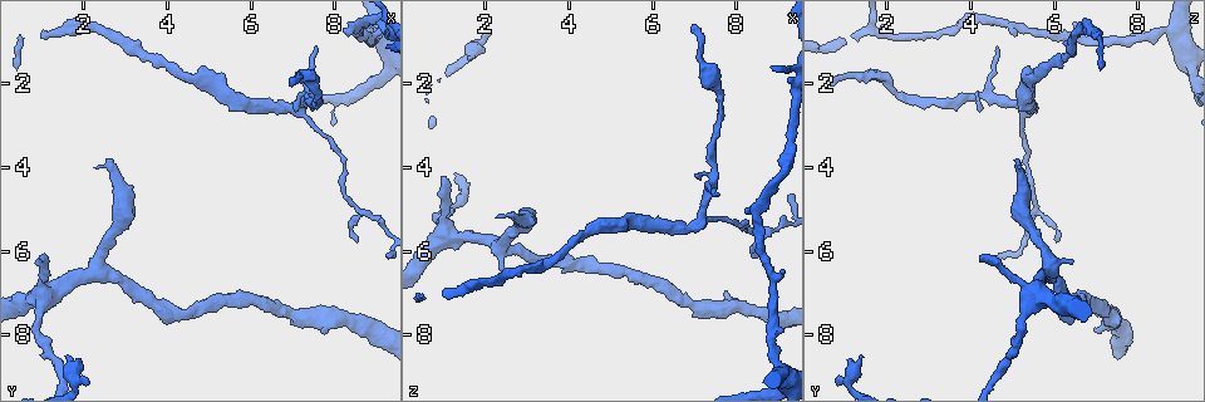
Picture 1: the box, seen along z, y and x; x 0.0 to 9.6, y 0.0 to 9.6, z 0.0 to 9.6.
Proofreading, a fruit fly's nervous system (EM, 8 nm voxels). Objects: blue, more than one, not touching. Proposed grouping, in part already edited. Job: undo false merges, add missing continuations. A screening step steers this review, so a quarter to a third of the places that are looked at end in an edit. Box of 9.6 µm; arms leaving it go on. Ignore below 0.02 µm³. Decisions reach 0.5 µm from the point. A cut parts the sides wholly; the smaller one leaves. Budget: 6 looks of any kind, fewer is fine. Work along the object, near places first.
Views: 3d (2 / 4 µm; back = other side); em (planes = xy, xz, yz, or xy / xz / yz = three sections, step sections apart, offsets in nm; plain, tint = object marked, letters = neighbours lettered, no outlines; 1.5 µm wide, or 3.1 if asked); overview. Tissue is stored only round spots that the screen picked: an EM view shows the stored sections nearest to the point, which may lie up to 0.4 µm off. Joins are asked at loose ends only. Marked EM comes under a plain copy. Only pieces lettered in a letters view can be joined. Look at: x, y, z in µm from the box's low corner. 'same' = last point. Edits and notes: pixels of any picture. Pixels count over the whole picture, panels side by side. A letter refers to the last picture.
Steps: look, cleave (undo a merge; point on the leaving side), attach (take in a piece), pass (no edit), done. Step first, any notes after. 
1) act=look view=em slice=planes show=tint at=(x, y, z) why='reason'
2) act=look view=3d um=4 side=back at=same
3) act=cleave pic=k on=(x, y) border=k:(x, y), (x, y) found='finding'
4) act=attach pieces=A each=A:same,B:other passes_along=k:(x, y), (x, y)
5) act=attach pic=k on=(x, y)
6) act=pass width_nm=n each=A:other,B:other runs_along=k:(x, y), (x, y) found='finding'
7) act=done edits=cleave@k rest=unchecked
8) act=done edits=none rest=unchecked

act=look view=em slice=planes show=letters at=(1.05, 0.90, 6.90) why='branch stops here'

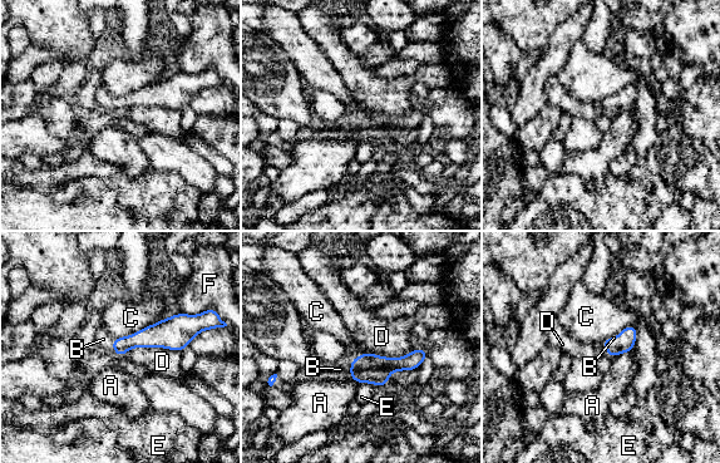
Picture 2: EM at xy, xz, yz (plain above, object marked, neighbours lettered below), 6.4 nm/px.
act=attach pieces=B each=A:other,B:same,C:other,D:other,E:other,F:other found='it goes on there'

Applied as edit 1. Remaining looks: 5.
act=look view=overview why='see it whole again'

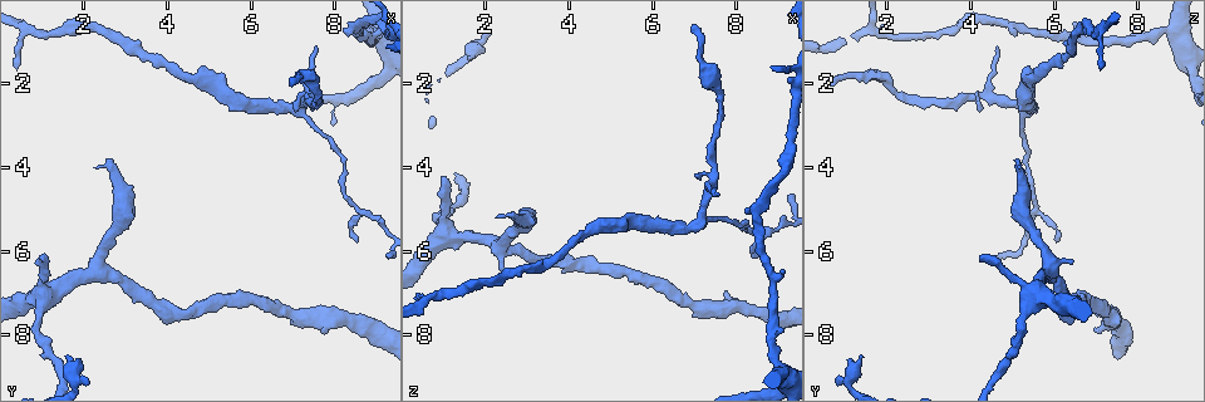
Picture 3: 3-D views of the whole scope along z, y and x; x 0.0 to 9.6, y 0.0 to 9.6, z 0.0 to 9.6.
act=look view=em slice=planes show=letters at=(7.15, 2.55, 5.35) why='calibre changes'

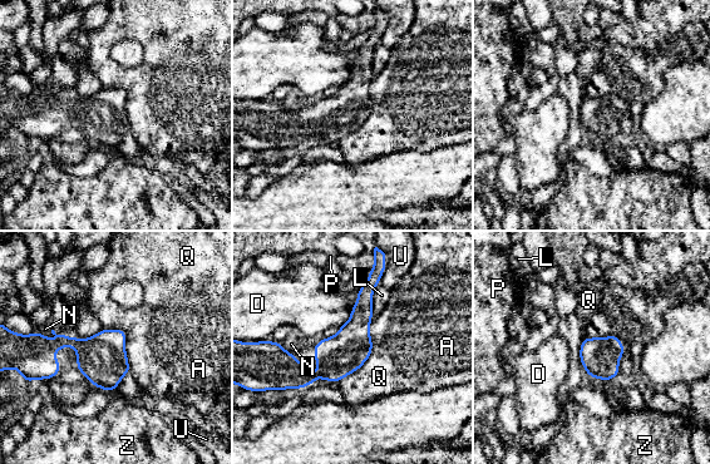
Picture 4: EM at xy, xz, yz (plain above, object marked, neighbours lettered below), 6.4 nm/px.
act=pass each=A:other,D:other,L:other,N:other,P:other,Q:other,U:other,Z:other border=4:(102, 327), (124, 332), (131, 371) found='all the same neuron'

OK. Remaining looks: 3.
act=look view=em slice=planes show=letters at=(1.05, 6.10, 4.20) why='branch stops here'

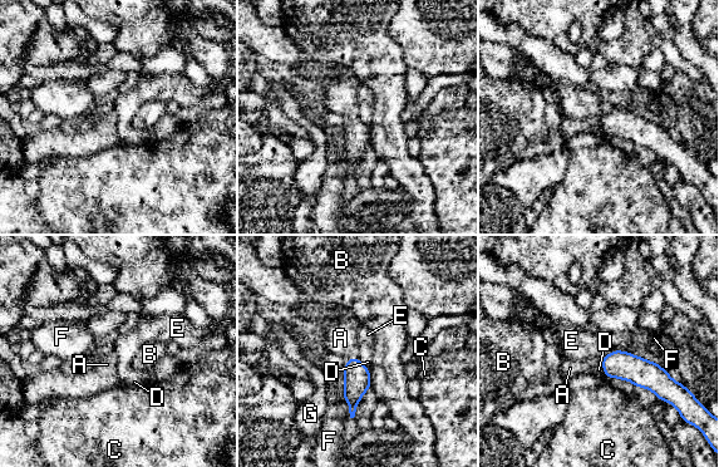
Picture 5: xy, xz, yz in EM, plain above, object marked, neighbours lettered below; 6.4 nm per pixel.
act=attach pieces=A longest_contact=F:180nm each=A:same,B:other,C:other,D:other,E:other,F:other,G:other found='the neuron continues'

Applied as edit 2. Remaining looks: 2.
act=done edits=attach@2,attach@5 rest=unchecked

